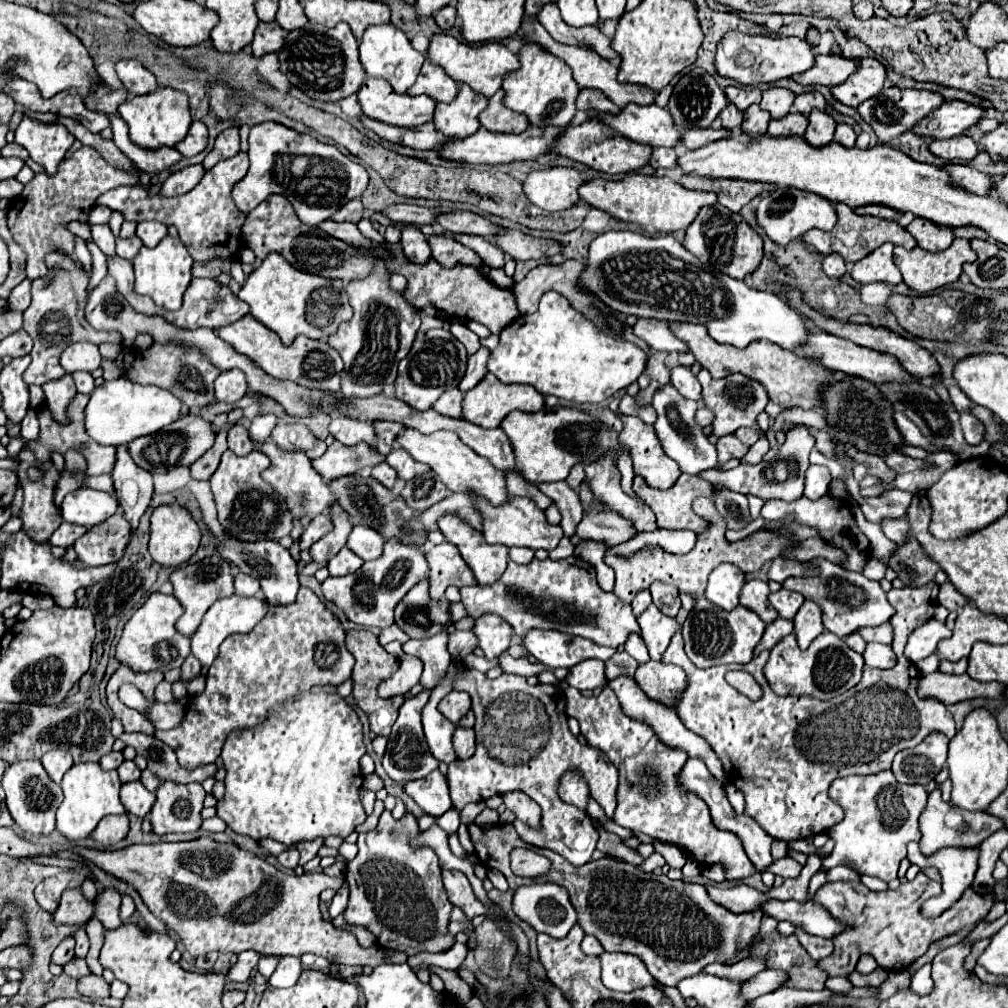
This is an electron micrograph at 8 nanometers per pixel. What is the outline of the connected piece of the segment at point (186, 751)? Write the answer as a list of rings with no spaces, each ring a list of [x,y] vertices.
[[[301,588],[295,604],[283,608],[271,608],[263,616],[263,620],[247,634],[231,634],[223,640],[219,648],[219,656],[213,660],[205,690],[197,696],[189,696],[185,704],[183,722],[177,728],[155,732],[155,738],[163,740],[169,748],[175,750],[179,764],[187,770],[193,770],[203,764],[211,764],[217,760],[223,740],[231,730],[243,726],[255,726],[265,720],[265,714],[275,708],[279,702],[291,698],[291,694],[299,690],[309,690],[317,684],[333,684],[339,686],[351,676],[353,656],[345,648],[345,630],[339,618],[325,608],[325,604],[315,596],[313,590]]]

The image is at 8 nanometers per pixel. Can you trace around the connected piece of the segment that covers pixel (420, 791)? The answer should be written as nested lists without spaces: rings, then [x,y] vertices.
[[[439,770],[431,772],[431,776],[427,776],[423,780],[403,784],[403,790],[405,790],[405,794],[409,794],[415,800],[415,804],[423,812],[427,812],[433,818],[443,816],[453,806],[451,798],[449,798],[447,780]]]

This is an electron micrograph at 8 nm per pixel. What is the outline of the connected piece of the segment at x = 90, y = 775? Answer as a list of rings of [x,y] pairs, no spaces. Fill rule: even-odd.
[[[83,762],[83,764],[71,766],[71,770],[67,770],[61,780],[61,788],[63,788],[65,800],[57,808],[57,830],[69,842],[87,838],[95,830],[95,826],[99,824],[99,820],[103,816],[125,812],[125,808],[119,800],[121,782],[119,782],[117,770],[105,772],[105,770],[101,770],[101,766],[97,762]]]

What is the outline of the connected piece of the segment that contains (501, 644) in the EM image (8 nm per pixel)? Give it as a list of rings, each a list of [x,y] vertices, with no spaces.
[[[483,614],[475,620],[473,632],[479,640],[479,648],[485,652],[485,658],[497,658],[509,648],[511,626],[505,620],[499,620],[495,614]]]

